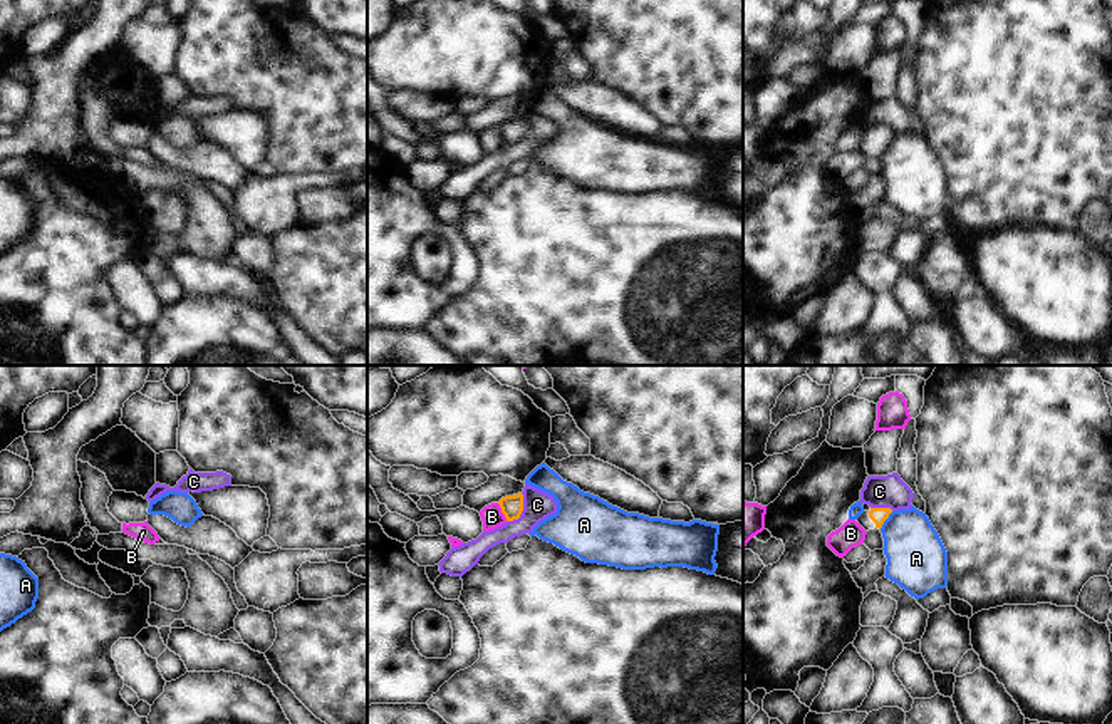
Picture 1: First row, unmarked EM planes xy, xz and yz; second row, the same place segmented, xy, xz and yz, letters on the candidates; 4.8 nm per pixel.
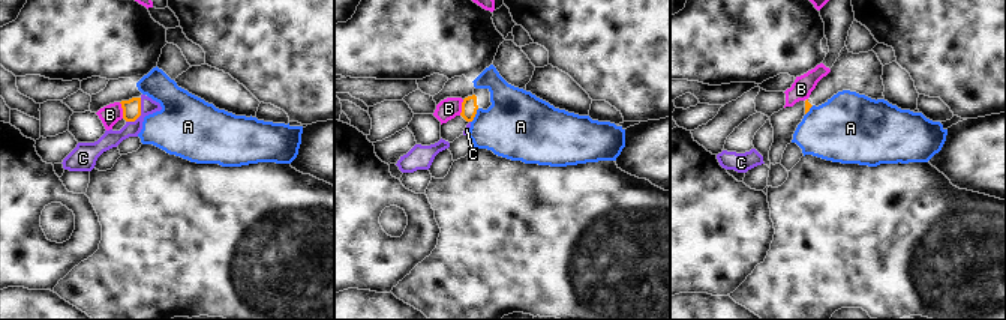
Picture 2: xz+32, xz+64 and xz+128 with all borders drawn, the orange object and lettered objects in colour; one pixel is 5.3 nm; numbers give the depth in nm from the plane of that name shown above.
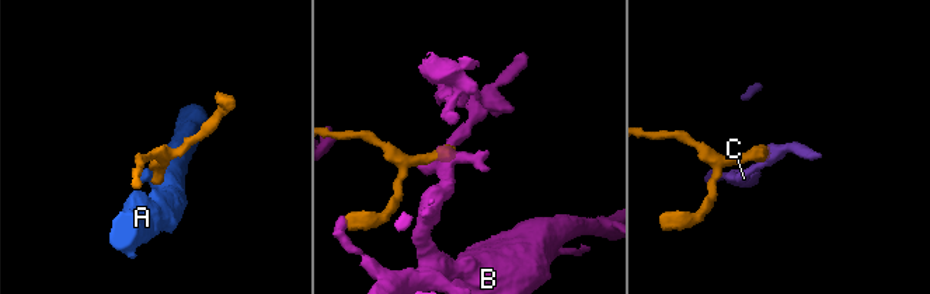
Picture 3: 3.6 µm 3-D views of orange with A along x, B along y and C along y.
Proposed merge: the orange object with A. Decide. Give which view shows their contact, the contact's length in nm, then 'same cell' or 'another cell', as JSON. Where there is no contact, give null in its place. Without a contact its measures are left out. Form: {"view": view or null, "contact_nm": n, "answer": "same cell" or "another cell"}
{"view": "yz", "contact_nm": 110, "answer": "another cell"}

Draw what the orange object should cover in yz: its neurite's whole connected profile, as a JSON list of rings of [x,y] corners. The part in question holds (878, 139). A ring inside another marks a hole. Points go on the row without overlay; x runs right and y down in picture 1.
[[[870,132],[869,136],[864,136],[855,146],[865,154],[882,153],[884,146],[892,137],[891,132]]]

